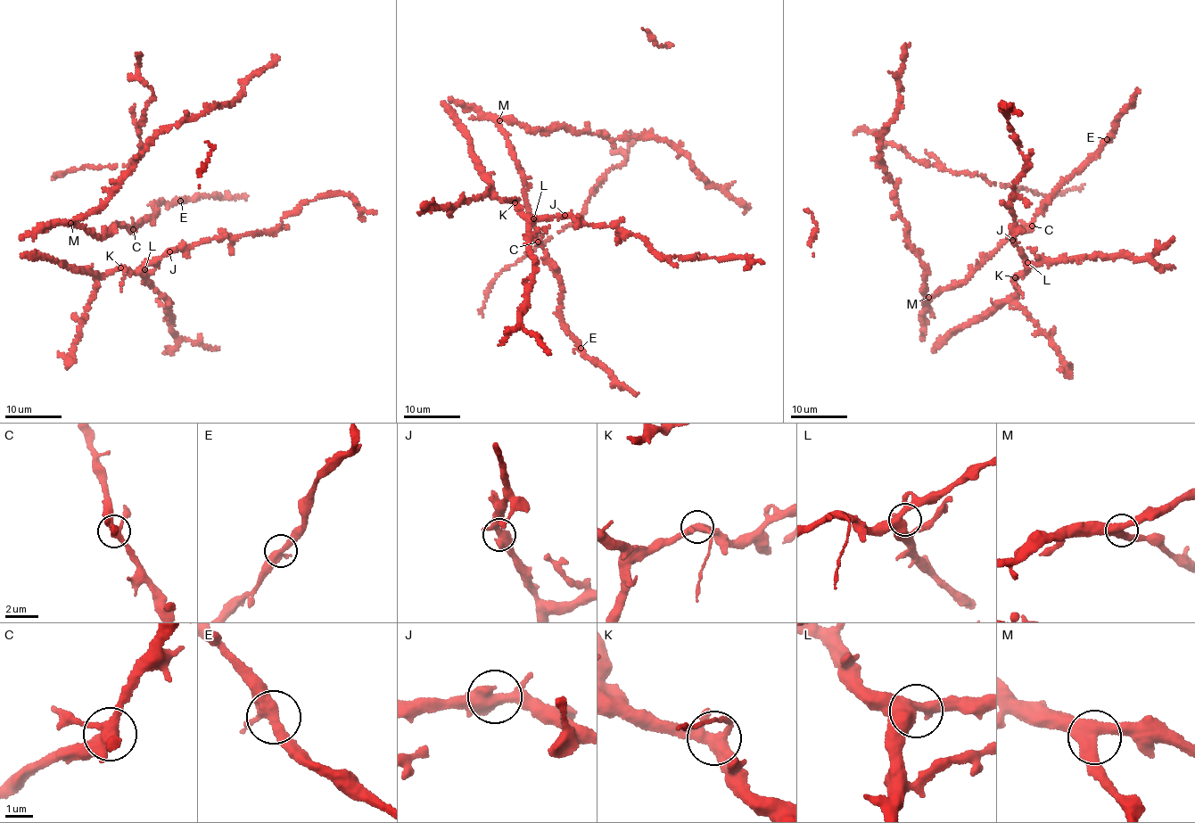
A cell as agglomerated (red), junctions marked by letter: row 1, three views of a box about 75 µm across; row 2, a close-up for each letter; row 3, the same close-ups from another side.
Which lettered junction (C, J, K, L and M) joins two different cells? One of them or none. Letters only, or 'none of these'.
none of these

